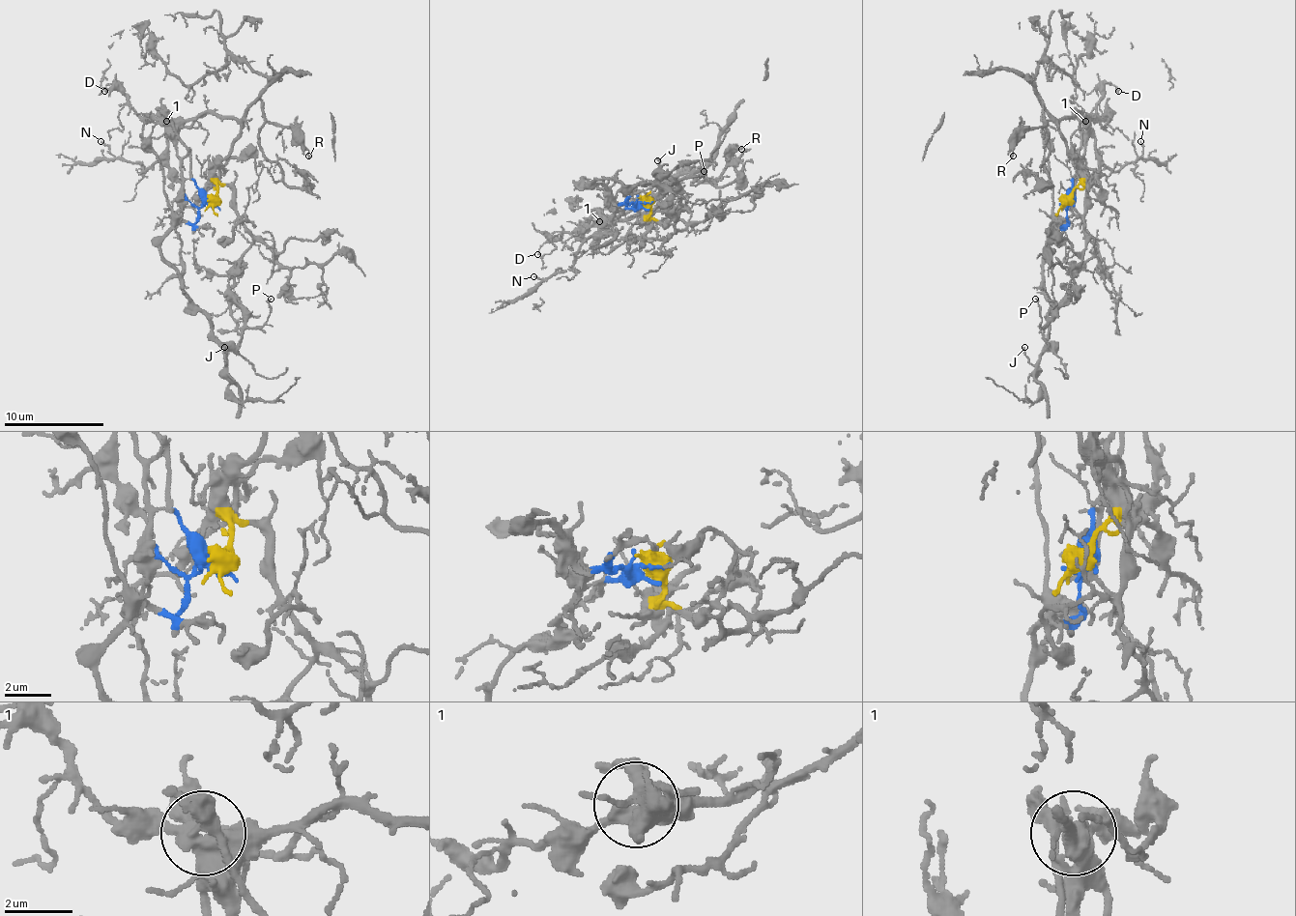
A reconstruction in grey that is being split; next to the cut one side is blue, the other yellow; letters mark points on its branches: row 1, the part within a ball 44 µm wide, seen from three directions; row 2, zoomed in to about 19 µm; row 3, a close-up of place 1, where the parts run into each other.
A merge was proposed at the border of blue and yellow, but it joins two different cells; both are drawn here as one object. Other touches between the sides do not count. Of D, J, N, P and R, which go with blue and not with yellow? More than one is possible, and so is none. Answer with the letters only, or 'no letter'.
J, P

